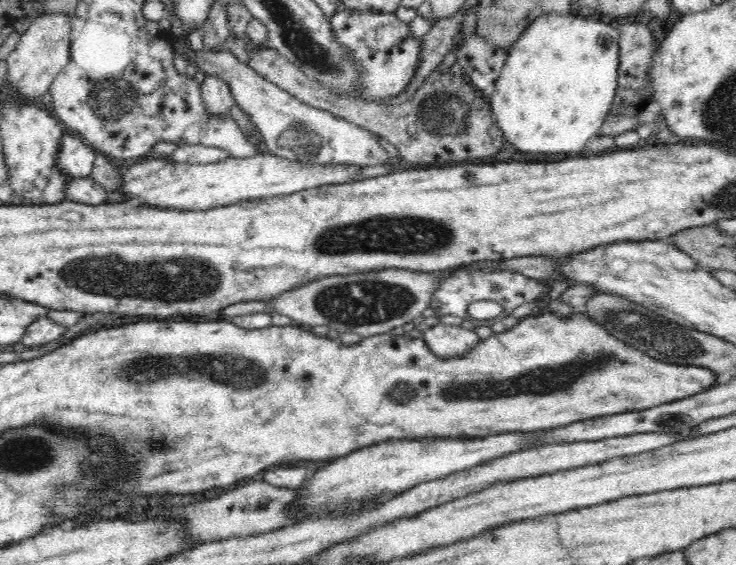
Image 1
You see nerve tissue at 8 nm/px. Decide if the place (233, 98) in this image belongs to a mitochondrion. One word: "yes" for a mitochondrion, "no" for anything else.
no

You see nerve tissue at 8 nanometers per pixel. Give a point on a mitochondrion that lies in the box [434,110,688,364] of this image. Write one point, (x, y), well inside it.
(662, 306)

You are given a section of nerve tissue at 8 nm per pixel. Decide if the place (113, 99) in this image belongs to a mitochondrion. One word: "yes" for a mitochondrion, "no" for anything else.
yes

